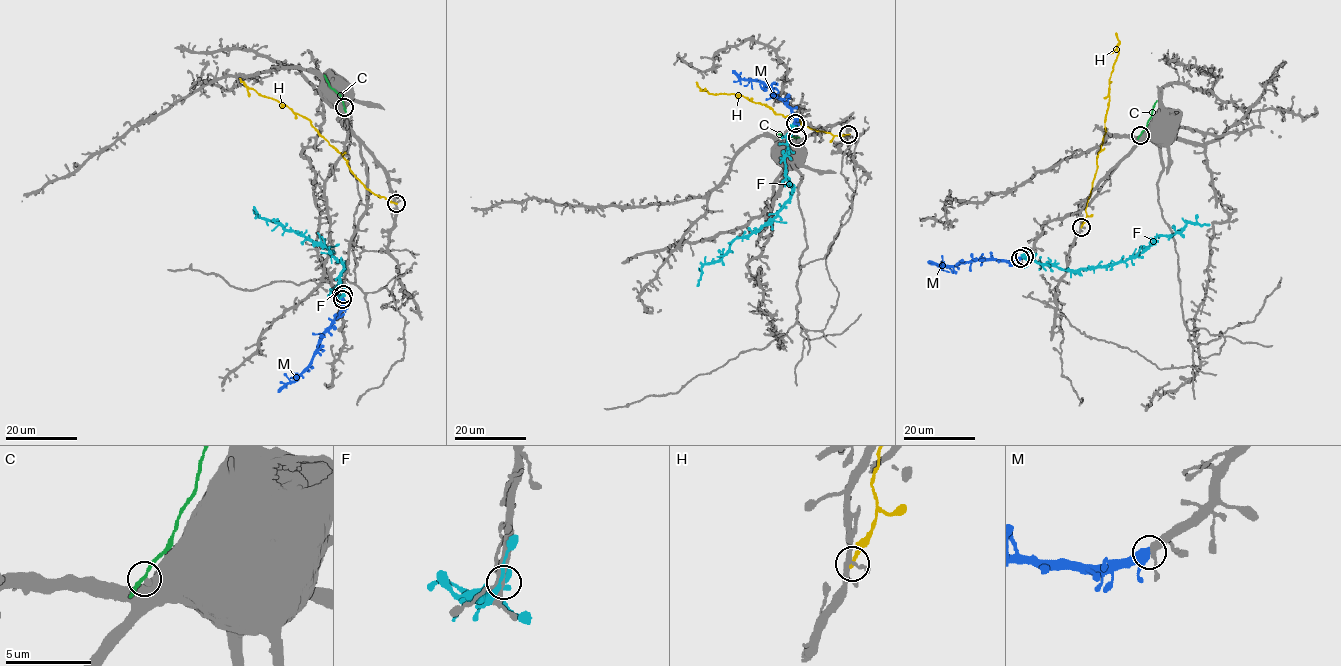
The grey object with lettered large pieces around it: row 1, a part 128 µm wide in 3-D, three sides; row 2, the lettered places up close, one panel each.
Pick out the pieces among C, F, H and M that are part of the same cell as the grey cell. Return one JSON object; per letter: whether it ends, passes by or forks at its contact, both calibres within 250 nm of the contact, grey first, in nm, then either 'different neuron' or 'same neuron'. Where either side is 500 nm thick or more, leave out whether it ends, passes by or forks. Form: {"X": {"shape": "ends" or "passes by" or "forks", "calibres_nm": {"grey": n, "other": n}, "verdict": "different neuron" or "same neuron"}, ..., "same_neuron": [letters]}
{"C": {"shape": "passes by", "calibres_nm": {"grey": 300, "other": 190}, "verdict": "different neuron"}, "F": {"shape": "ends", "calibres_nm": {"grey": 400, "other": 480}, "verdict": "different neuron"}, "H": {"shape": "ends", "calibres_nm": {"grey": 300, "other": 180}, "verdict": "different neuron"}, "M": {"shape": "passes by", "calibres_nm": {"grey": 280, "other": 400}, "verdict": "same neuron"}, "same_neuron": ["M"]}

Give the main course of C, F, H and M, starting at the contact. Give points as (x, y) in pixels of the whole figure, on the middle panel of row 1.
C: (797, 137), (778, 134)
F: (796, 125), (784, 157), (791, 198), (770, 221), (736, 238), (730, 250), (703, 265), (697, 286)
H: (848, 135), (832, 136), (805, 126), (794, 116), (777, 114), (742, 96), (709, 94), (696, 82)
M: (795, 123), (792, 108), (778, 98), (772, 87), (742, 78), (732, 71)

